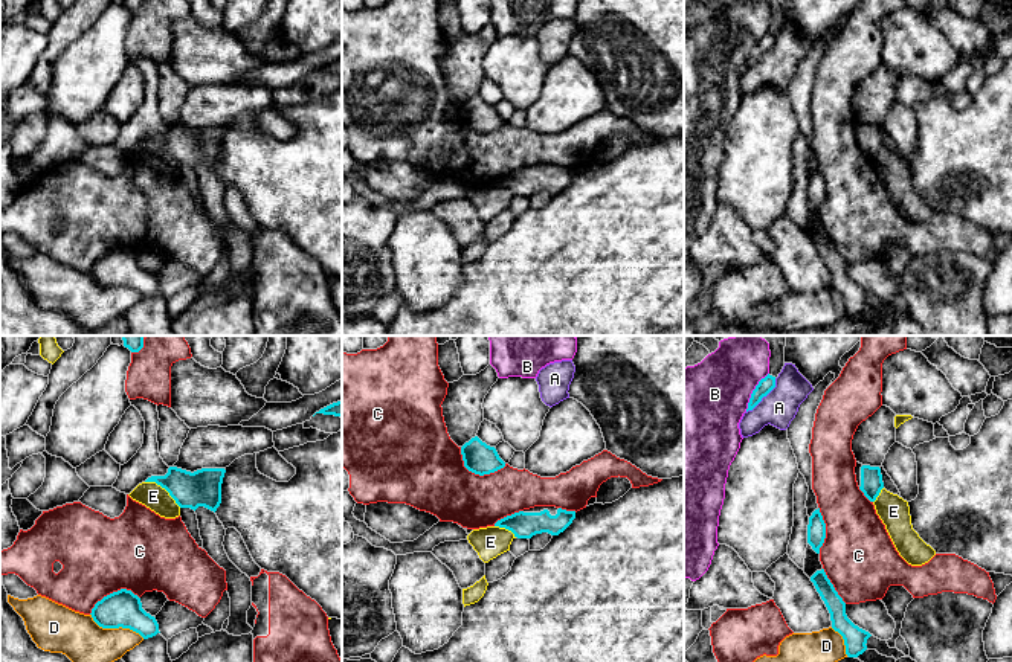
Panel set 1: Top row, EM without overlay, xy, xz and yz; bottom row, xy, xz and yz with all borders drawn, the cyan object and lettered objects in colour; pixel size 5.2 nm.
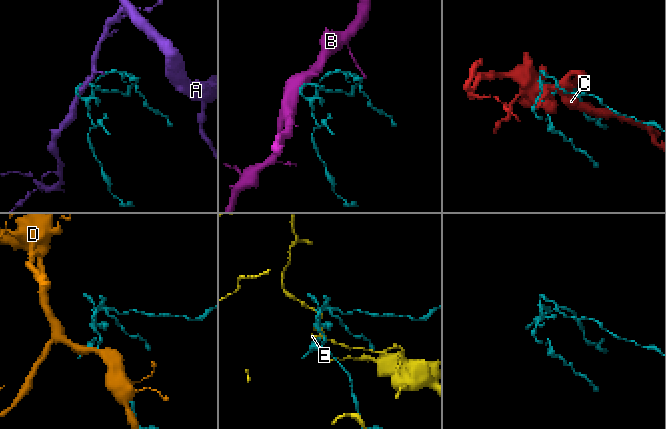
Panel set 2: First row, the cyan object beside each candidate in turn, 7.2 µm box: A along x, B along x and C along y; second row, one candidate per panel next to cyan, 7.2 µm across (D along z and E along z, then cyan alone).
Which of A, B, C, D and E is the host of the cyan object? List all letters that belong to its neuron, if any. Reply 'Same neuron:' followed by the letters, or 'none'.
Same neuron: none

